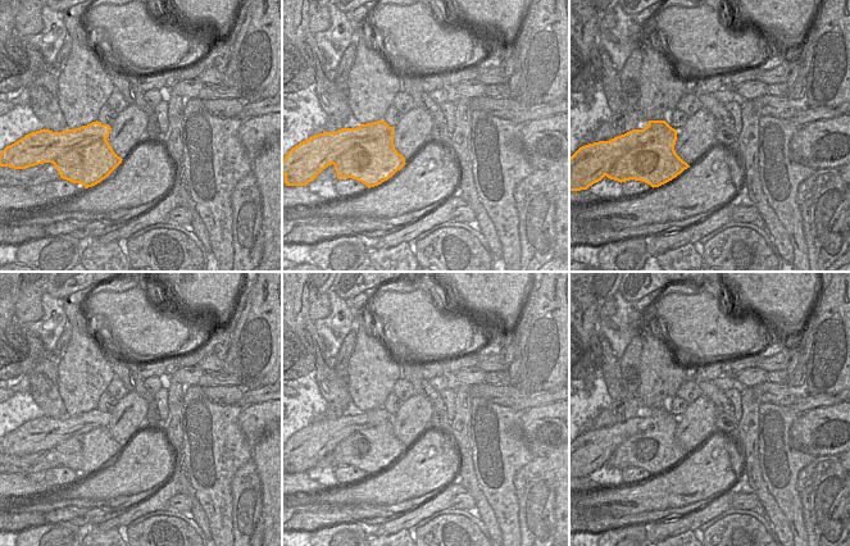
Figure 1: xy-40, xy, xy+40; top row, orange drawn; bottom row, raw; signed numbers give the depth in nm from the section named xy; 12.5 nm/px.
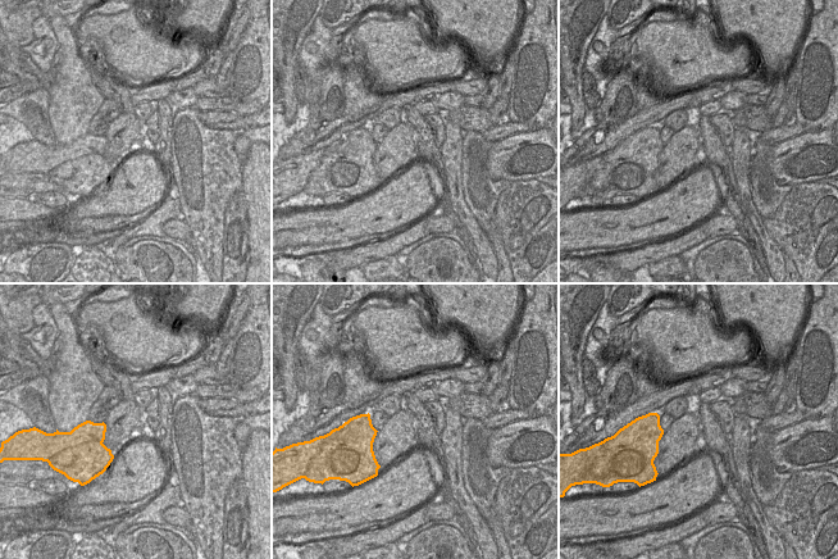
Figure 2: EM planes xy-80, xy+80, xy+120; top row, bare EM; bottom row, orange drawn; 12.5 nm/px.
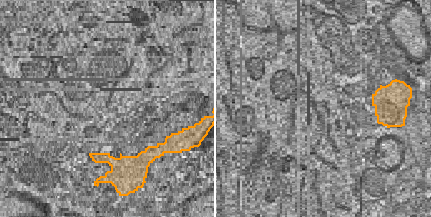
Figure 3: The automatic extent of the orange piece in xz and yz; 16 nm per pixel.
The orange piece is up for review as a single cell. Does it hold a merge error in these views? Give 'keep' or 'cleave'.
cleave

